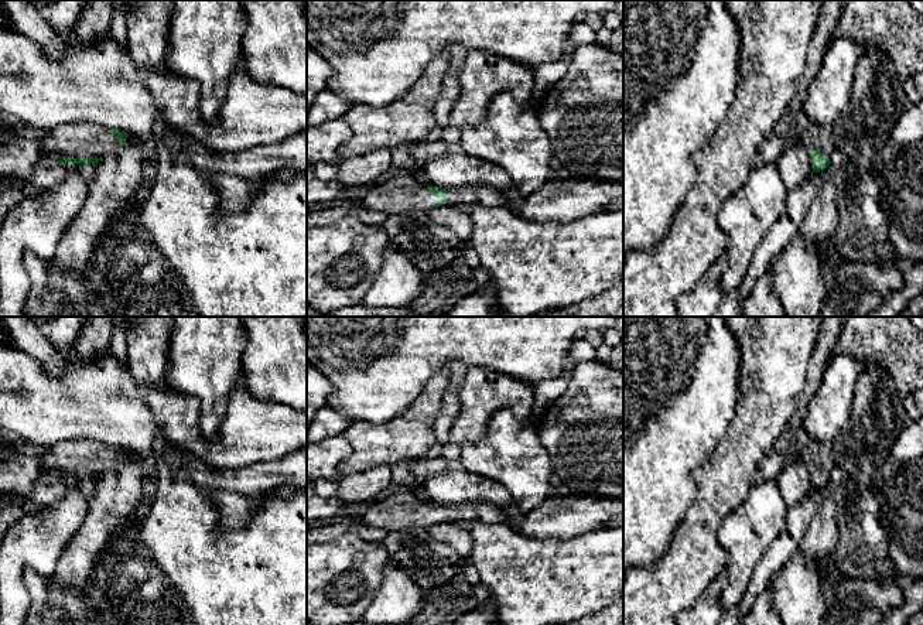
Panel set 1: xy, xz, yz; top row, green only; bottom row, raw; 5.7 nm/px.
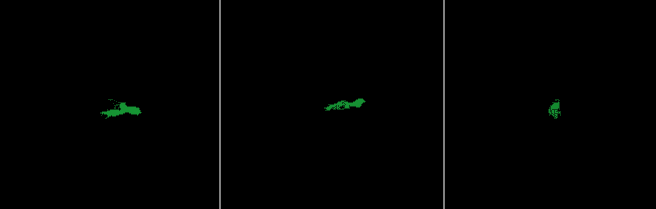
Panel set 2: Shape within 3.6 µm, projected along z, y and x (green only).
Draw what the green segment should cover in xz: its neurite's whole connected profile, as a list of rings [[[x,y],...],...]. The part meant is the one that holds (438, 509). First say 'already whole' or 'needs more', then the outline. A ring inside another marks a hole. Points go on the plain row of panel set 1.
needs more; [[[392,488],[379,501],[366,505],[359,518],[362,525],[389,532],[411,526],[435,523],[458,523],[479,520],[485,525],[509,523],[503,508],[493,503],[466,502],[455,505],[435,505],[428,502],[421,492],[408,488]]]

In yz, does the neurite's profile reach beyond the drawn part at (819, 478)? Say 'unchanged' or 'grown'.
grown

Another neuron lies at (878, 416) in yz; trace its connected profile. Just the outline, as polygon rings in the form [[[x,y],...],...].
[[[866,365],[854,392],[849,421],[833,441],[830,484],[835,501],[838,542],[831,561],[841,576],[875,580],[905,578],[890,559],[888,536],[879,522],[878,491],[872,482],[878,467],[903,431],[906,419],[903,397],[896,392],[888,372],[879,365]]]

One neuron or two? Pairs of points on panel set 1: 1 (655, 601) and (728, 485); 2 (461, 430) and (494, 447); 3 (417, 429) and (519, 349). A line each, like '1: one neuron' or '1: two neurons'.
1: one neuron
2: two neurons
3: two neurons

